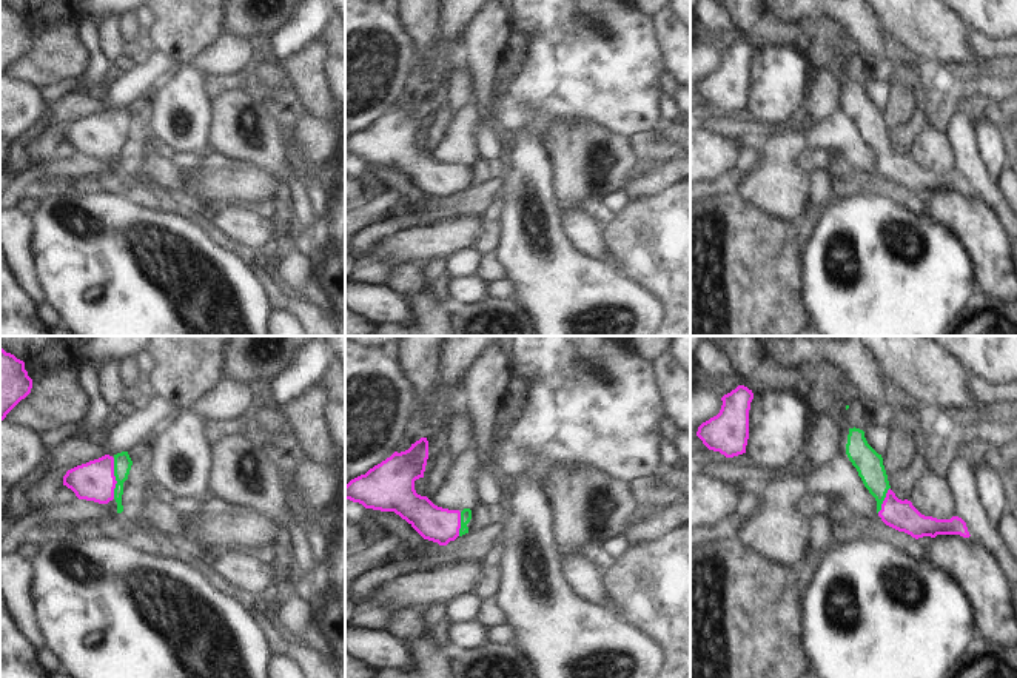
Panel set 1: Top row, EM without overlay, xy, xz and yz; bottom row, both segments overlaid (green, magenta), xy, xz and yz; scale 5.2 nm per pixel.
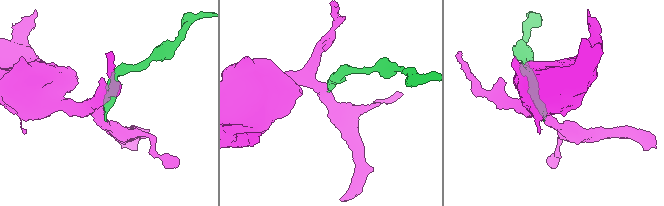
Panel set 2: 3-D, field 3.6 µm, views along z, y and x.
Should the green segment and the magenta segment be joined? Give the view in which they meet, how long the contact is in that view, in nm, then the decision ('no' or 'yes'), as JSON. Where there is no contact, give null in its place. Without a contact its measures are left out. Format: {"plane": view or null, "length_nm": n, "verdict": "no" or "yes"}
{"plane": "xy", "length_nm": 220, "verdict": "yes"}

